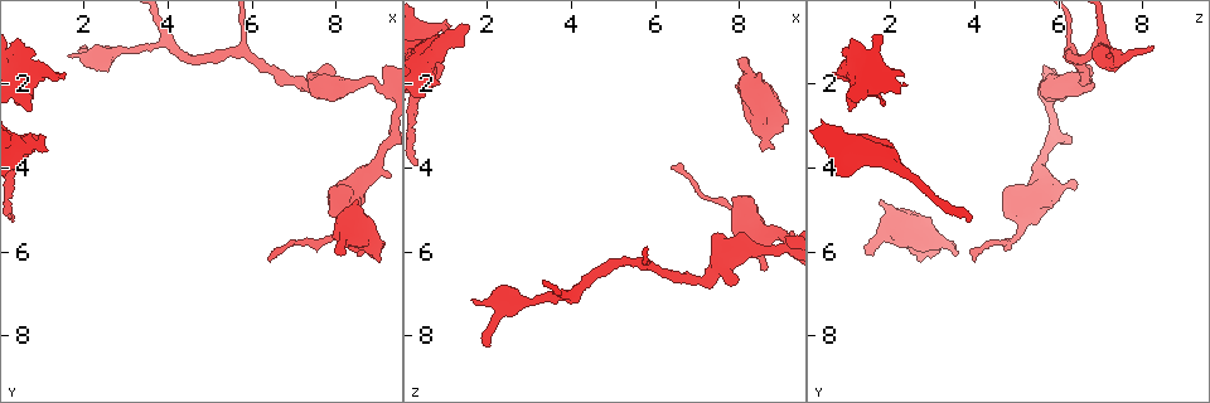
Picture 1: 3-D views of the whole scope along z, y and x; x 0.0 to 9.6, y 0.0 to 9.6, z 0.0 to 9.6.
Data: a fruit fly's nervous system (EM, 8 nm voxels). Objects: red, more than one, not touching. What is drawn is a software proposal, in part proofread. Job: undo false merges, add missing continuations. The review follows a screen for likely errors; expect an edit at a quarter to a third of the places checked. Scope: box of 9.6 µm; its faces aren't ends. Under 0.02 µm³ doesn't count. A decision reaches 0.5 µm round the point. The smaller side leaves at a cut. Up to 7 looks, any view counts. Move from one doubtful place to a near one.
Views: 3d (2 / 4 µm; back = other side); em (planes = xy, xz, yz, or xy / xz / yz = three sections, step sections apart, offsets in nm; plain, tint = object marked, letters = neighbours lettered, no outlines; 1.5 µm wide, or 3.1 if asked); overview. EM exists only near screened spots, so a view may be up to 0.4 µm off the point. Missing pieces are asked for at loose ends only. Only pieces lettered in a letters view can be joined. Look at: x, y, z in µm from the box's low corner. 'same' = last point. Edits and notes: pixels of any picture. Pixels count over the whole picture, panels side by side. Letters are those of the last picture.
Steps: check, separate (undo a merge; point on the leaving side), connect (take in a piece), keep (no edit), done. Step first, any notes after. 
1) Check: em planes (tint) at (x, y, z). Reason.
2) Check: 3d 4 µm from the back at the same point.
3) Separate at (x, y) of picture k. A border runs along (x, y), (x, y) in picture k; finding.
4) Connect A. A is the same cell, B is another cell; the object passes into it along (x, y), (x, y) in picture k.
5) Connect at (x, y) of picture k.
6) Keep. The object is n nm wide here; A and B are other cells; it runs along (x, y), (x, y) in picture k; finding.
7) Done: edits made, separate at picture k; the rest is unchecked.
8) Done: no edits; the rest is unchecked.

Check: em planes (letters) at (1.70, 1.40, 7.10). An open end.

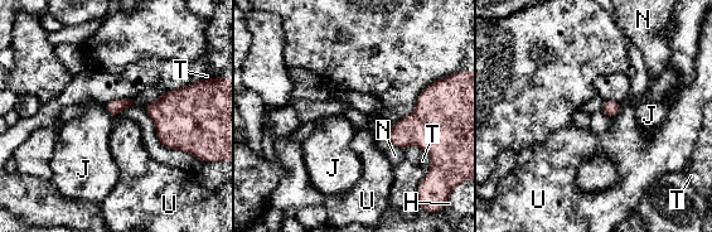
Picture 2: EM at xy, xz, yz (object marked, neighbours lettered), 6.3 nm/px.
Keep. H, J, N, T and U are other cells; a border runs along (103, 104), (112, 117) in picture 2; none of them fits.

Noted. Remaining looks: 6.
Check: 3d 2 µm at (1.55, 1.80, 0.65). An open end.

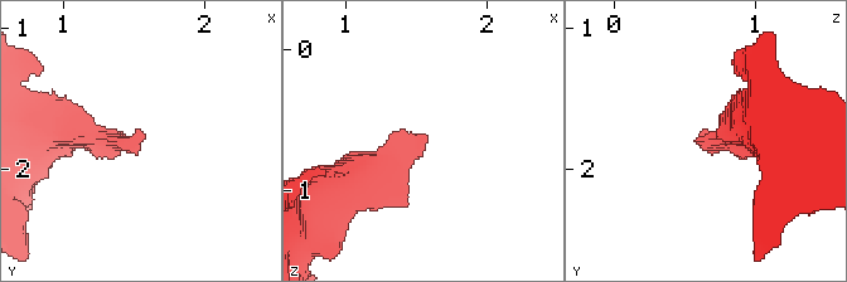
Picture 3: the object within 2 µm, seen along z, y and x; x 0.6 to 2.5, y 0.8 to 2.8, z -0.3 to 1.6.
Check: em xz step 8 (tint) at (1.56, 1.76, 0.58). Need the tissue.

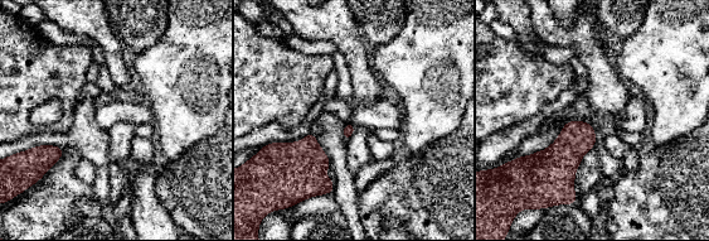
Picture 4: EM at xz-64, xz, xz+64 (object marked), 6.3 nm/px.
Check: em planes (letters) at the same point. Another direction.

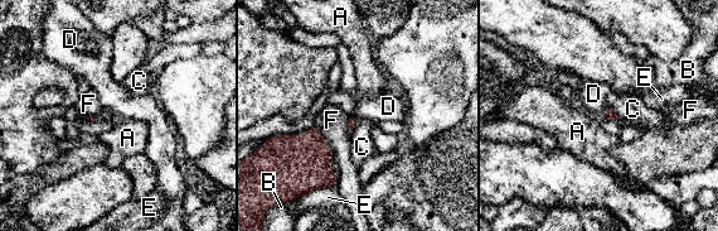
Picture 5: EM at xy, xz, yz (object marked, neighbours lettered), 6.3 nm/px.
Keep. A, B, C, D, E and F are other cells; a border runs along (353, 114), (360, 118) in picture 5; none of them fits.

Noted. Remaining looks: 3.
Check: 3d 2 µm at (8.50, 6.05, 3.55). An open end.

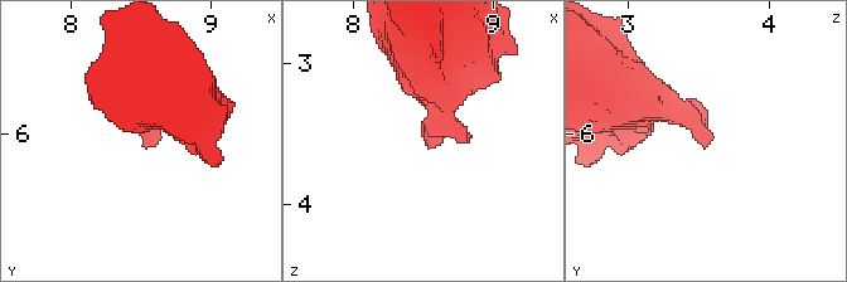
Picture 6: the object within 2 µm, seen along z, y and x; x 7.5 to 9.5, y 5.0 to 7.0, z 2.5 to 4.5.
Check: em planes (plain) at (8.52, 6.06, 3.58).

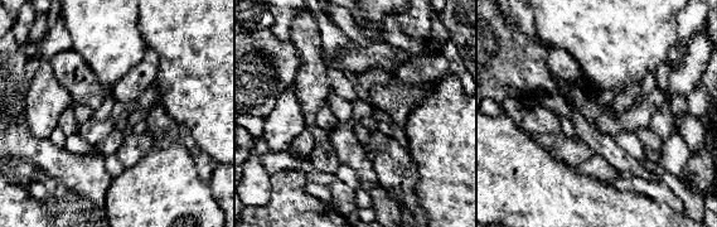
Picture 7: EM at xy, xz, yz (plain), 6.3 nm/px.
Check: em planes (letters) at the same point. What lies round it.

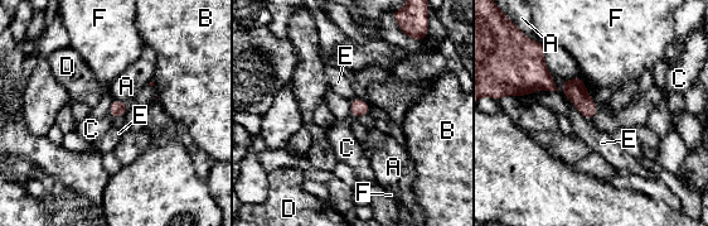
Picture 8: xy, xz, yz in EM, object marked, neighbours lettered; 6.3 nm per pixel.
Keep. A, B, C, D, E and F are other cells; no lettered piece goes on from it.

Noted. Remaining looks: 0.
Done: no edits; the rest is unchecked.

